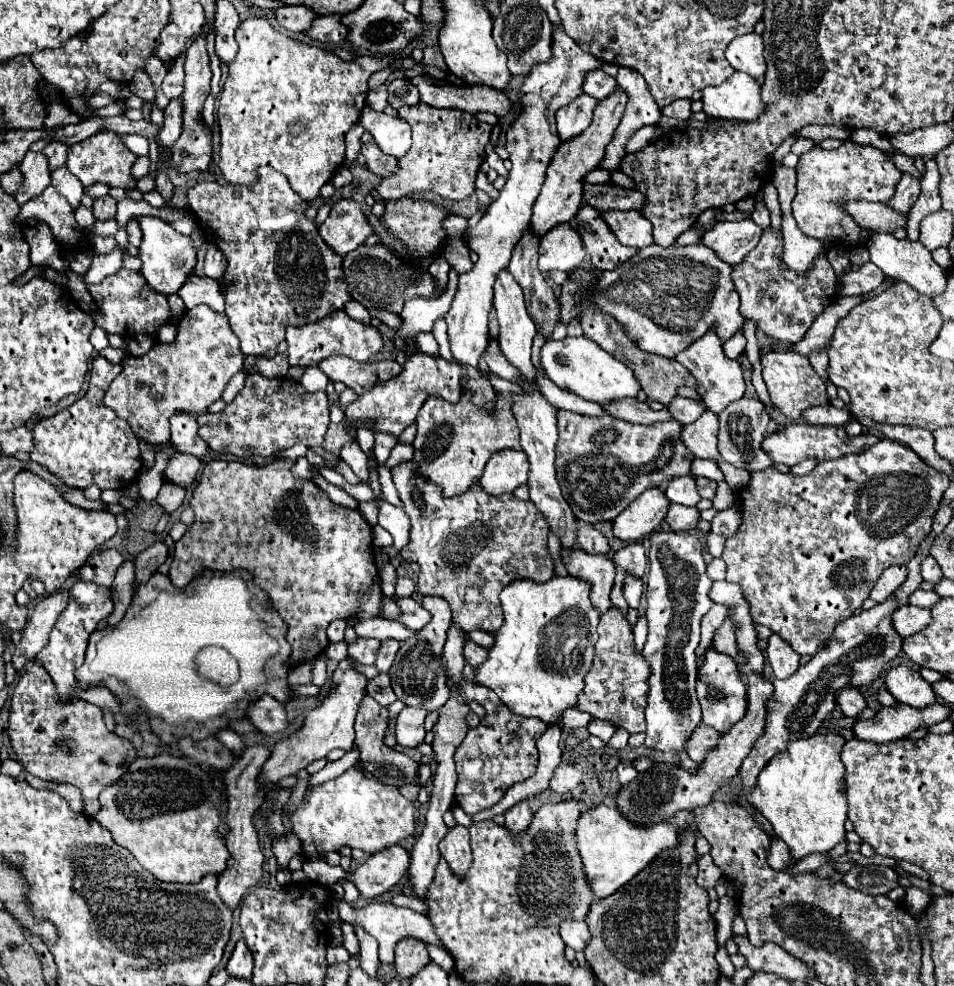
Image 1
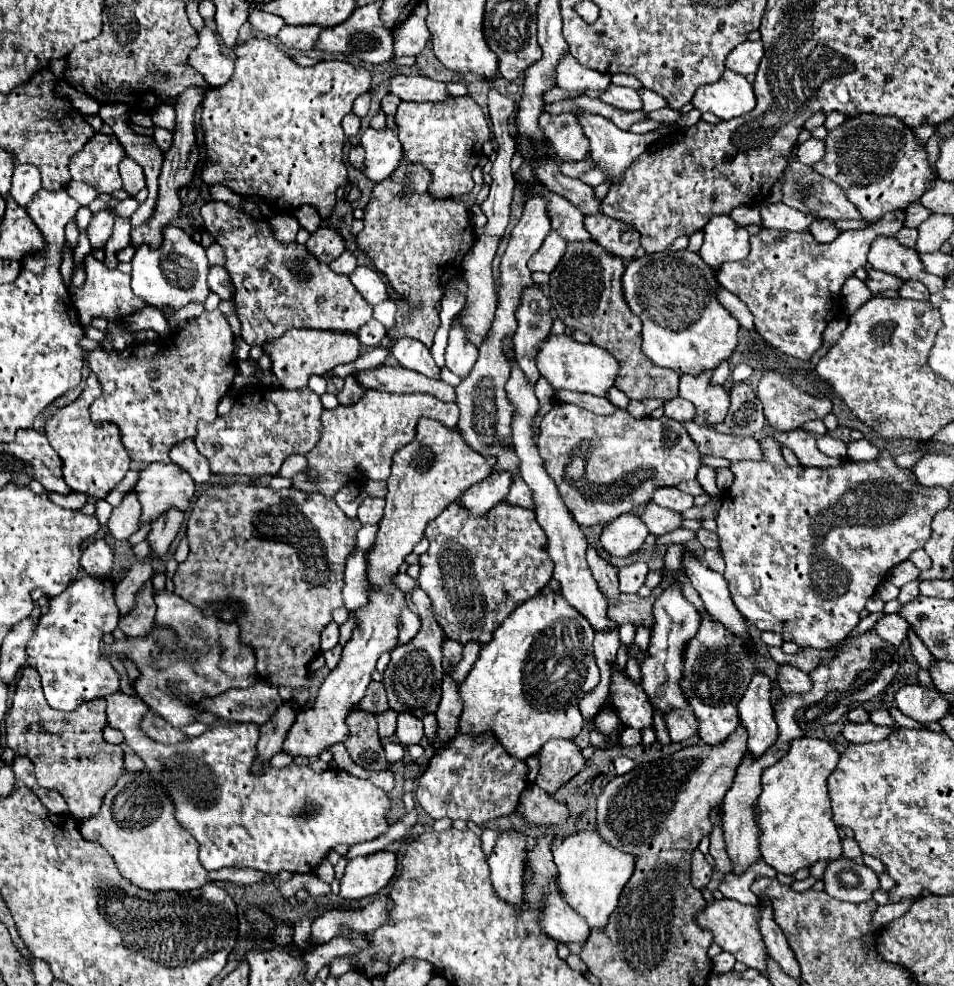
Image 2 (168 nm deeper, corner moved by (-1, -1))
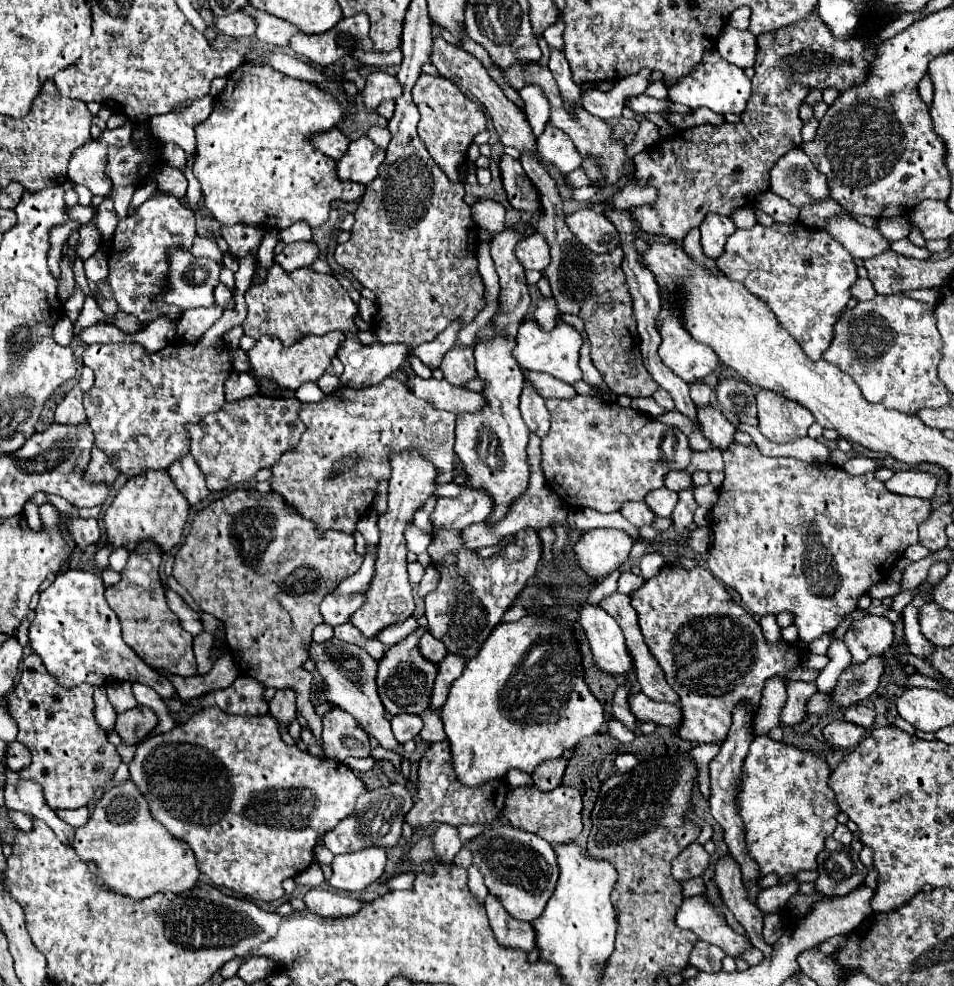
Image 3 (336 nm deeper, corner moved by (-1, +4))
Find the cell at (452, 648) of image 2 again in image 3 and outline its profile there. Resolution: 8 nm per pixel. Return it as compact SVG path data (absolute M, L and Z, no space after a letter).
M424 633L424 637L422 637L422 641L420 641L420 651L422 651L422 655L426 657L426 659L430 659L430 661L434 661L434 663L440 663L444 657L446 657L446 645L440 641L440 639L436 639L436 637L432 637L430 633Z

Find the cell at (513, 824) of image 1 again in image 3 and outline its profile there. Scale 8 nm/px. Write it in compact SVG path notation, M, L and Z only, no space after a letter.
M490 893L486 895L484 905L488 911L490 927L494 929L498 943L502 943L506 947L520 947L526 951L532 951L536 947L536 931L534 931L532 923L512 917L502 907L502 901Z

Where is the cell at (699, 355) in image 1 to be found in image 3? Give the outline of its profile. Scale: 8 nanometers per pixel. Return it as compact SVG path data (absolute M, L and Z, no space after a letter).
M704 405L704 407L696 407L698 415L698 423L702 425L702 429L706 429L706 437L710 437L710 441L714 441L716 449L728 449L730 443L734 441L734 425L724 417L722 409L716 405Z

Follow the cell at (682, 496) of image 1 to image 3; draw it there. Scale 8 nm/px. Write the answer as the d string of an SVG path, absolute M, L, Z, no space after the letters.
M666 487L654 489L646 495L646 505L652 509L652 513L656 513L656 517L670 517L676 503L678 503L678 493Z

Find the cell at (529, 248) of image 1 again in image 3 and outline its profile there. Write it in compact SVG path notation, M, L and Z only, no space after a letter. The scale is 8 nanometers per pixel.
M528 379L524 381L524 389L520 395L520 411L522 411L522 419L526 421L530 431L534 431L540 437L544 437L548 433L550 413L544 405L544 399L540 397L540 393L534 389L534 385Z

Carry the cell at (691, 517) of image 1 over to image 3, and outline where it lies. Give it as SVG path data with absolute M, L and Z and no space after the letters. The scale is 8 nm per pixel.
M626 503L622 505L620 513L636 527L644 527L644 525L652 525L656 515L648 509L646 503Z

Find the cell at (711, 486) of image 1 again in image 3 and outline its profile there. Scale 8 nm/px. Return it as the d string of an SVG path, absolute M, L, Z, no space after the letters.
M674 471L674 473L668 473L666 475L666 481L664 485L676 493L688 489L692 485L692 475L688 471Z

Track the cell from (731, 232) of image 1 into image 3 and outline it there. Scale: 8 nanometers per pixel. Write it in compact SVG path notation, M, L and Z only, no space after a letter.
M708 213L704 221L700 223L700 233L702 233L702 249L706 257L718 259L724 253L724 245L728 237L736 231L734 221L728 215L720 213Z

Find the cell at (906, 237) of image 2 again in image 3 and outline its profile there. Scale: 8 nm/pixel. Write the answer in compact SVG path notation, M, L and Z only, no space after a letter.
M910 239L894 241L894 243L890 245L890 249L892 249L894 253L898 253L898 255L912 257L912 259L928 259L928 255L930 255L926 249L922 249L922 247L918 247L918 245L914 245Z

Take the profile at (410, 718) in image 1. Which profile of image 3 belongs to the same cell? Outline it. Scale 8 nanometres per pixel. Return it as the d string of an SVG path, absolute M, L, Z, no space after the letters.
M400 713L394 715L392 719L392 733L398 739L398 743L406 743L410 739L414 739L422 729L422 719L418 715L410 715L410 713Z

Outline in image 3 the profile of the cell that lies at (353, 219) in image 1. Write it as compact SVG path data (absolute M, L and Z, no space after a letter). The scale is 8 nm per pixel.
M296 241L284 247L284 251L280 255L276 255L274 259L290 273L294 269L312 265L320 255L320 249L314 241Z

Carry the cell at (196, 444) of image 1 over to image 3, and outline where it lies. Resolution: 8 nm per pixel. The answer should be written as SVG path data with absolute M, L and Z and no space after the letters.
M190 453L184 455L182 459L174 461L174 465L168 467L168 473L170 473L172 481L176 483L176 487L186 495L186 499L192 505L196 505L198 501L202 501L210 495L206 481L204 481L204 475Z

